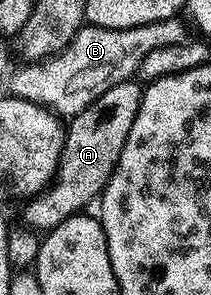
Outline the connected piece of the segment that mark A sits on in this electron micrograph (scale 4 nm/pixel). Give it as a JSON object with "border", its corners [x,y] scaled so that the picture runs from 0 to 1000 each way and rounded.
{"border":[[[597,268],[569,288],[531,288],[531,302],[474,315],[436,356],[327,407],[308,434],[313,475],[275,536],[275,576],[199,647],[118,678],[109,702],[123,705],[104,715],[100,753],[128,773],[180,790],[242,783],[284,763],[284,749],[403,719],[422,705],[408,698],[479,664],[569,546],[569,519],[645,410],[645,383],[664,383],[678,305],[668,278]]]}

